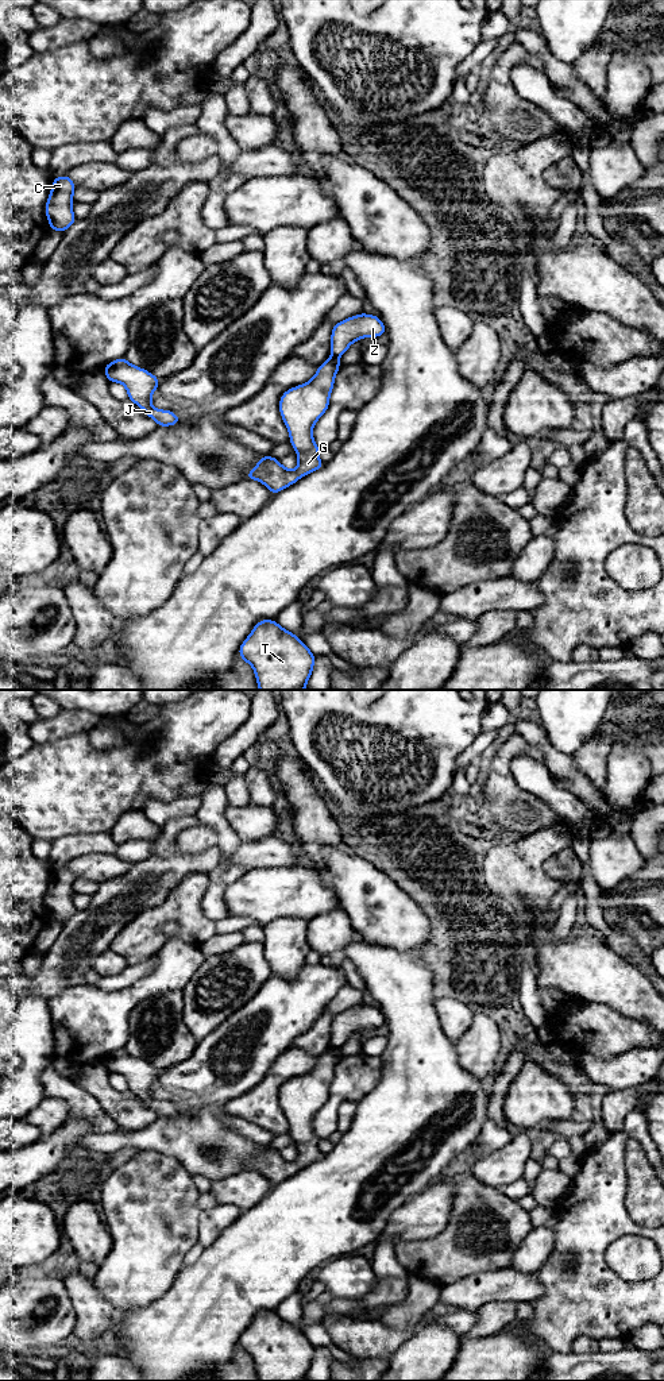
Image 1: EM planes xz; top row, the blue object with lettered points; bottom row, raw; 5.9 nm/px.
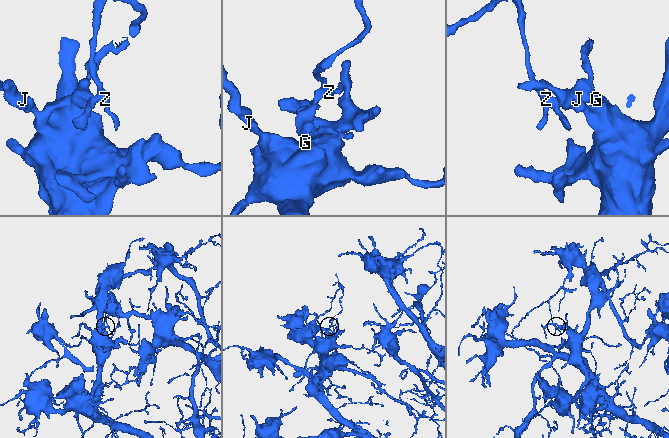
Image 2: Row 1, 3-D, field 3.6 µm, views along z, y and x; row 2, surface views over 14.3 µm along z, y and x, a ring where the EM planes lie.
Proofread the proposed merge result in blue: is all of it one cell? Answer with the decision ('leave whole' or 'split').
split

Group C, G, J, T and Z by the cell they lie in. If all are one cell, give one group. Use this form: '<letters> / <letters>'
C G J T / Z

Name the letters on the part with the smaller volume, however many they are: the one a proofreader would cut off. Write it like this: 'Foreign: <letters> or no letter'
Foreign: Z

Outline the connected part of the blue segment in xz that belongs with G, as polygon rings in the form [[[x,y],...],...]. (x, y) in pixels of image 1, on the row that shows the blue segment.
[[[328,359],[317,367],[310,381],[287,389],[279,400],[279,413],[289,431],[290,444],[297,452],[297,468],[287,470],[277,458],[267,455],[247,472],[246,479],[262,482],[275,495],[304,475],[324,467],[312,431],[329,406],[335,374],[340,367],[337,360]]]

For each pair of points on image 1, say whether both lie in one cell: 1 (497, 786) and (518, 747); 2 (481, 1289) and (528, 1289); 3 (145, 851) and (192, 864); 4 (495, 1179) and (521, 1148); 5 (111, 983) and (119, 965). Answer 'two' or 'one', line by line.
1: one
2: one
3: two
4: one
5: two

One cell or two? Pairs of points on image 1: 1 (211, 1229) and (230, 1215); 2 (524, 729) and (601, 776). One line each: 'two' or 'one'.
1: one
2: two

